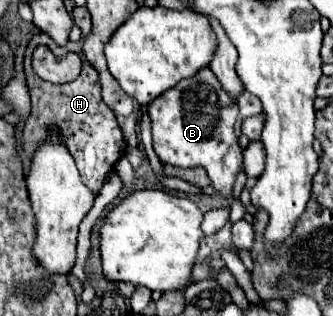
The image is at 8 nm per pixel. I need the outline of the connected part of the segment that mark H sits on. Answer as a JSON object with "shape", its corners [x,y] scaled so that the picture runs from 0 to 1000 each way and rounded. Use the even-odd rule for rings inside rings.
{"shape":[[[84,146],[72,215],[78,215],[78,253],[96,304],[96,361],[78,380],[66,411],[72,481],[84,487],[84,500],[96,500],[120,468],[120,456],[156,430],[156,405],[168,405],[180,449],[204,468],[204,481],[228,506],[252,589],[264,589],[282,614],[294,614],[318,563],[342,544],[354,506],[378,494],[378,449],[348,386],[342,348],[330,348],[324,329],[312,329],[306,316],[300,247],[288,234],[288,215],[252,190],[246,234],[234,241],[234,253],[210,266],[156,266],[108,241],[90,196],[96,196],[96,158]]]}

